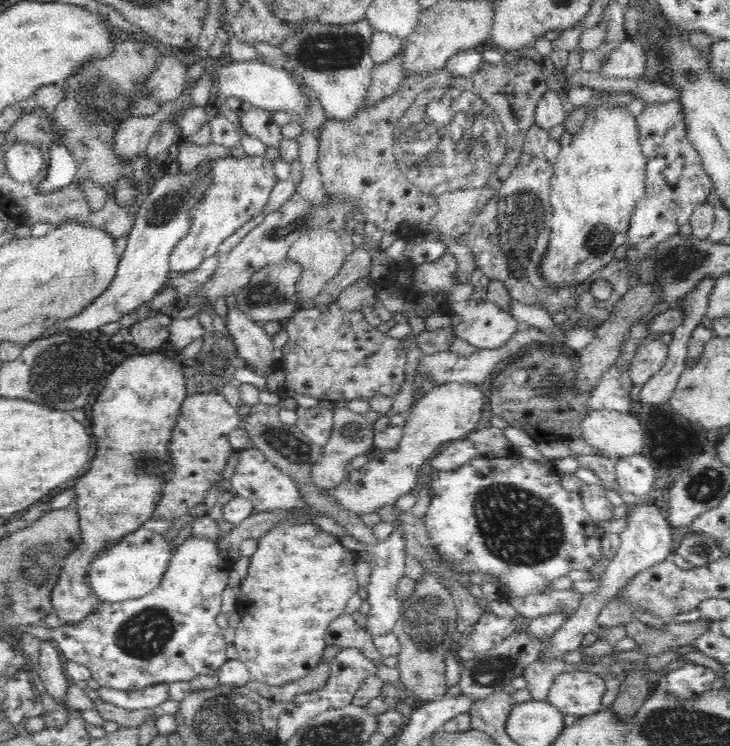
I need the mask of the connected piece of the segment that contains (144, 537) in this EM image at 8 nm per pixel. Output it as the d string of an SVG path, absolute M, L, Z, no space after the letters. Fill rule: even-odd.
M142 527L110 550L102 550L102 554L92 562L88 572L91 587L94 593L100 599L106 599L106 602L148 594L164 578L174 552L172 538L166 538L165 533Z

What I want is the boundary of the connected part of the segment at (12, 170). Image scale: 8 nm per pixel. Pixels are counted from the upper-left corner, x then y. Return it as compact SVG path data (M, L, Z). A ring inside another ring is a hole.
M29 143L11 144L5 158L7 169L15 181L29 181L43 165L42 154Z

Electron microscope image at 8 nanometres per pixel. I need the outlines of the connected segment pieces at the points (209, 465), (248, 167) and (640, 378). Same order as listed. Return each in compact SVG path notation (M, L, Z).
M220 391L196 393L184 399L182 413L172 436L172 457L174 457L173 481L165 487L162 501L154 512L154 520L178 519L201 502L206 492L221 479L230 454L229 434L241 425L241 416L234 406L230 406Z
M265 155L250 156L237 160L234 157L220 158L214 162L216 180L208 190L202 204L192 212L192 230L182 238L170 256L169 267L174 274L192 272L206 258L217 254L217 247L245 222L262 215L268 198L278 184L274 162Z
M653 339L652 342L645 343L638 350L628 374L632 386L642 388L646 382L649 382L650 378L664 366L668 352L669 346L664 340Z

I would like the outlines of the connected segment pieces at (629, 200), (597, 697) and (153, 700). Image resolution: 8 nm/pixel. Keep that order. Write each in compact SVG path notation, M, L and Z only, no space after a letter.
M596 106L590 110L586 122L575 132L570 143L561 146L560 154L553 164L549 194L552 210L549 235L543 253L536 256L535 264L539 282L551 296L580 285L615 257L618 247L627 242L631 216L642 198L645 185L647 160L638 145L635 118L626 112L625 106Z
M568 670L553 678L547 690L546 700L565 715L584 717L592 716L601 710L600 701L604 694L606 694L606 683L598 675L592 676L592 673L586 671Z
M157 682L142 687L140 690L112 690L111 688L98 688L101 699L116 706L127 709L141 709L158 706L163 700L170 697L170 683Z

